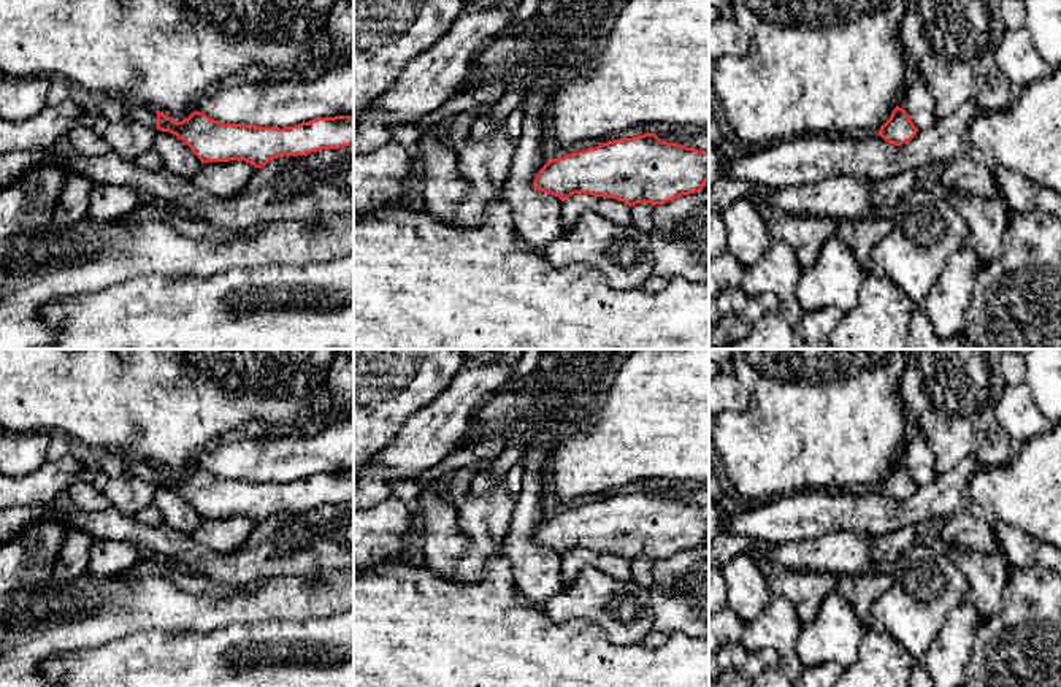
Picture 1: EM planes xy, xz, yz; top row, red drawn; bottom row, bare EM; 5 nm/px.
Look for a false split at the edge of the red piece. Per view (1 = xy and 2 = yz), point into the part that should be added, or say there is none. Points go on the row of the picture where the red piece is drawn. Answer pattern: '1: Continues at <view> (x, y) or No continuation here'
1: No continuation here
2: No continuation here

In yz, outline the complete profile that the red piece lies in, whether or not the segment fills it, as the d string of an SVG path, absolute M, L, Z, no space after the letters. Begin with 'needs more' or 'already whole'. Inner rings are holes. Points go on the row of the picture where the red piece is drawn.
already whole; M896 106L890 119L880 127L879 135L885 141L901 146L910 141L917 132L918 129L914 125L906 109Z

